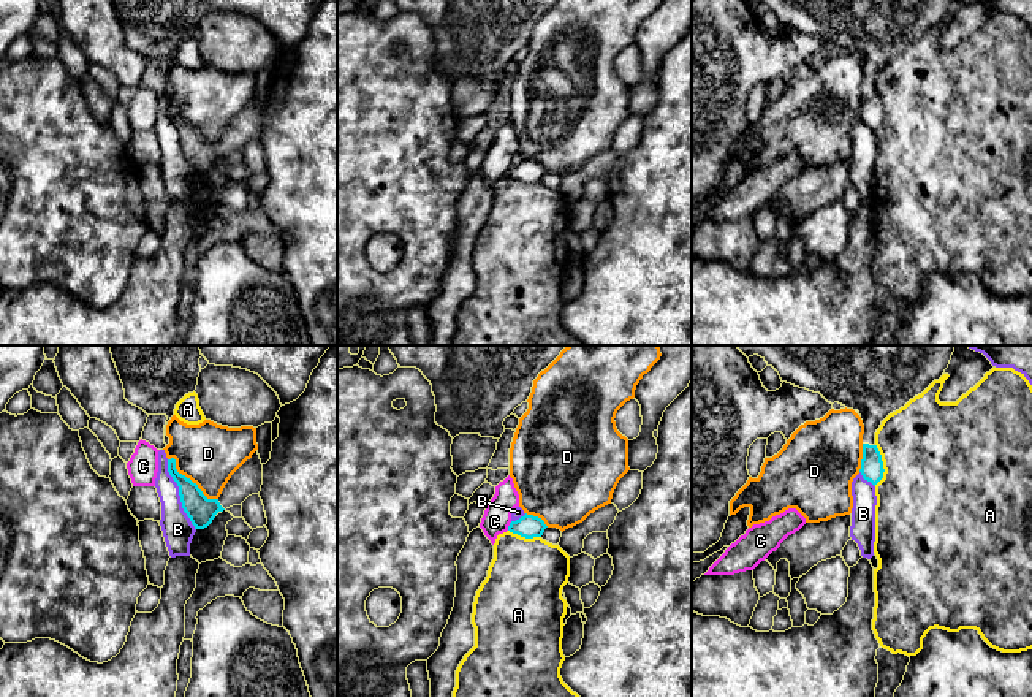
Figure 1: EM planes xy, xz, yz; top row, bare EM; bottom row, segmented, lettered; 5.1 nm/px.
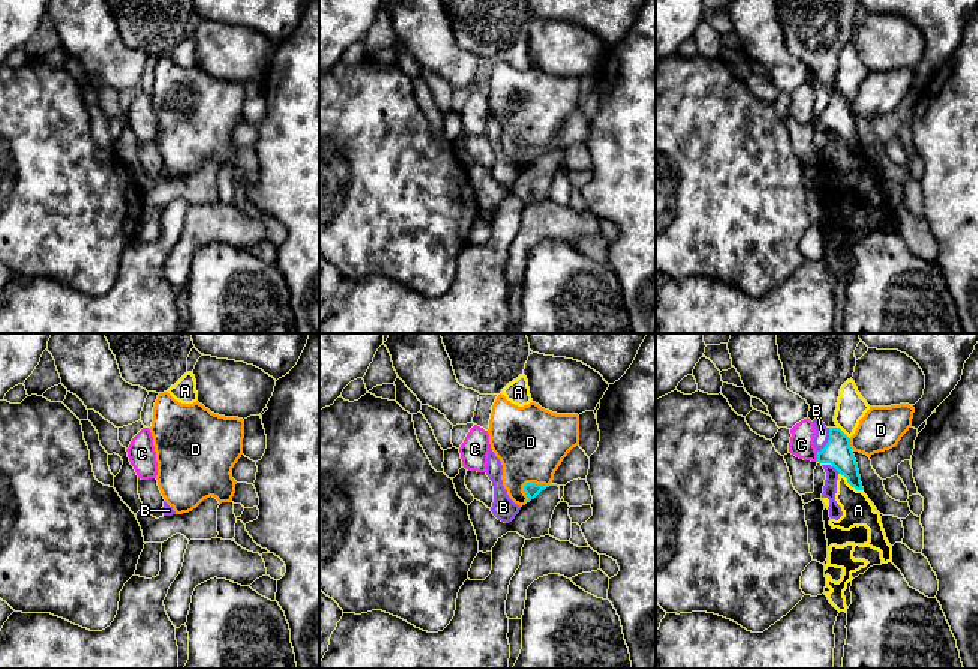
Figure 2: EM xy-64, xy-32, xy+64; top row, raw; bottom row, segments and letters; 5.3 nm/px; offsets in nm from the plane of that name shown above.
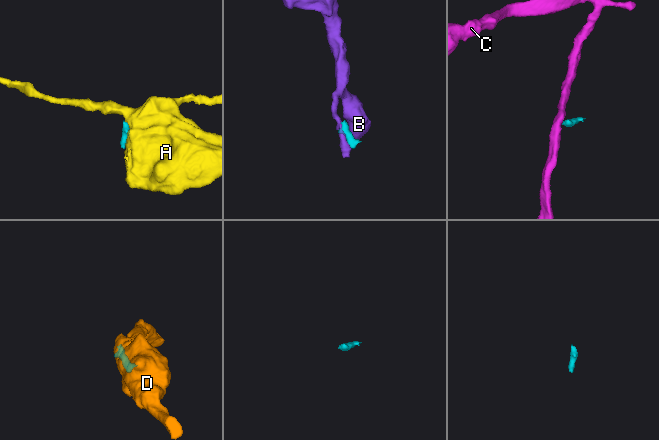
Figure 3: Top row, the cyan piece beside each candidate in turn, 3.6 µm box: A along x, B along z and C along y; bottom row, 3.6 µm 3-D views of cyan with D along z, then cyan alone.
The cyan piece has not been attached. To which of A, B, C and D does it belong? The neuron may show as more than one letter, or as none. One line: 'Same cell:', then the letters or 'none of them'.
Same cell: none of them

